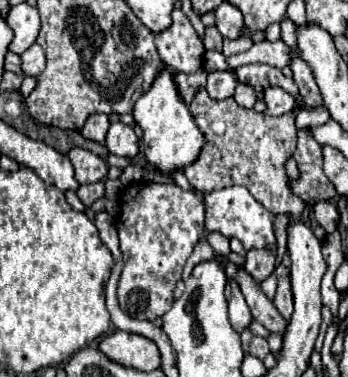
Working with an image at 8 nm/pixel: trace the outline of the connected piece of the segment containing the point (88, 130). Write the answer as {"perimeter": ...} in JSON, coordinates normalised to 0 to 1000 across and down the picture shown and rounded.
{"perimeter":[[[264,302],[264,308],[247,318],[247,334],[241,334],[241,345],[236,345],[236,361],[253,366],[253,371],[270,371],[270,377],[299,382],[310,334],[316,334],[316,324],[310,324],[310,308],[305,308],[305,302]]]}

